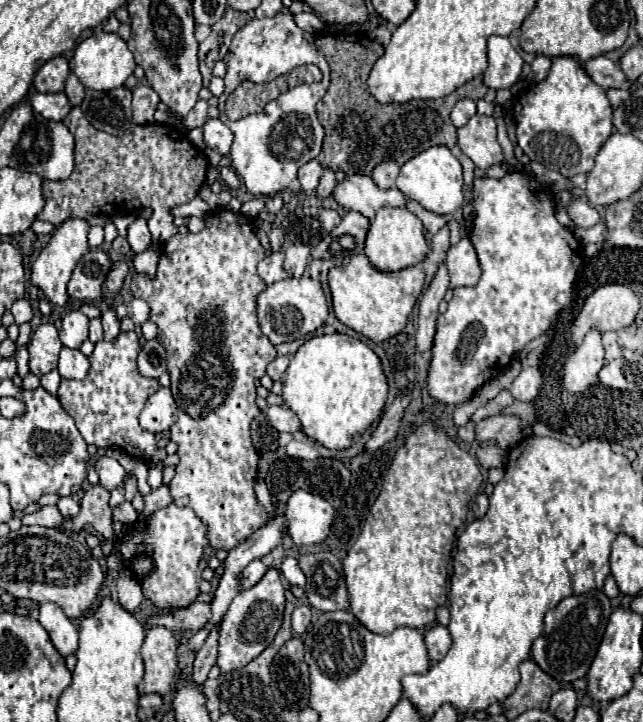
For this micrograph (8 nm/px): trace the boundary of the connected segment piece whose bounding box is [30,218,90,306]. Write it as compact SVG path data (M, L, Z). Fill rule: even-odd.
M68 218L64 224L60 224L56 228L56 232L52 234L48 246L40 252L40 256L36 258L36 262L32 264L32 276L30 282L40 288L44 292L44 296L50 300L50 304L54 306L64 306L70 298L66 292L66 284L72 276L72 270L76 266L76 262L84 256L84 252L90 250L88 246L88 222L80 220L80 218Z

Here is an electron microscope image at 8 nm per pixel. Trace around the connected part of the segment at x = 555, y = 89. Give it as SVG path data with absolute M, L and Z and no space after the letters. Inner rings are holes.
M572 56L552 58L548 76L518 98L516 138L524 154L568 178L590 172L598 150L612 134L612 106L600 88Z

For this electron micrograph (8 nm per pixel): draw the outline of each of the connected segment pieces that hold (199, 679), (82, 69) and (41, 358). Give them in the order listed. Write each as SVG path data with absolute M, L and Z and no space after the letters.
M216 626L212 630L212 636L208 636L208 640L204 642L204 648L198 650L196 654L196 660L194 660L194 668L192 668L192 674L190 674L190 680L198 686L204 684L210 668L216 664L216 652L218 652L218 630L220 626Z
M96 30L90 38L86 38L84 42L78 44L70 64L72 64L72 72L84 84L84 88L102 90L102 92L108 92L112 88L124 86L126 78L132 76L132 72L136 68L134 56L128 50L126 42L118 34L108 34L108 32L102 32L102 30Z
M40 324L30 338L30 372L38 378L48 374L58 364L58 354L62 350L62 342L58 338L58 330L54 324Z

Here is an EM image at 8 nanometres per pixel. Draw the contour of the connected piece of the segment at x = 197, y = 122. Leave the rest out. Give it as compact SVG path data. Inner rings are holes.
M198 100L196 106L182 118L182 126L184 126L186 130L200 128L206 118L208 118L208 102L206 102L206 100Z

